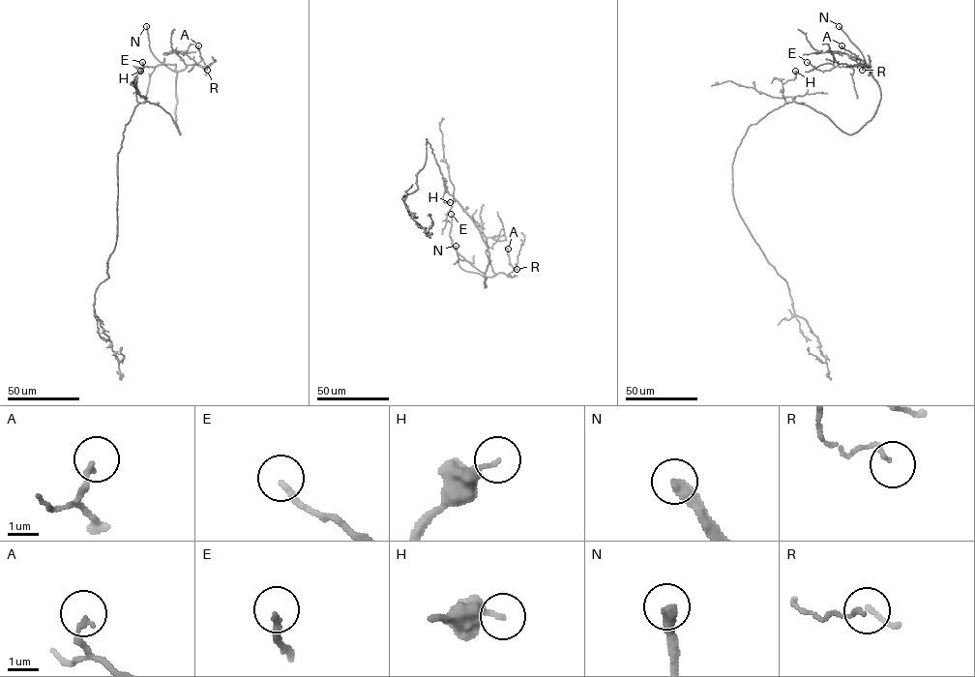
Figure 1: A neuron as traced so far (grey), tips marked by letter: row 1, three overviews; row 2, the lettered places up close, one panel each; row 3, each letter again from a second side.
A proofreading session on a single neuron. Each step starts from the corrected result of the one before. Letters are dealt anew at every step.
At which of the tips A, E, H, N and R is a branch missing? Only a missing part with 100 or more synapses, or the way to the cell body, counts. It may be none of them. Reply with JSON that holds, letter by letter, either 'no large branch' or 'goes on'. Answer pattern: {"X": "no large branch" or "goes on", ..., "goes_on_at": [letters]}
{"A": "no large branch", "E": "no large branch", "H": "no large branch", "N": "goes on", "R": "no large branch", "goes_on_at": ["N"]}

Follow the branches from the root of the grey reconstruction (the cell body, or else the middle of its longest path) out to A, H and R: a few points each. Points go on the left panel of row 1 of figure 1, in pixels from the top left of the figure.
A: (127, 124), (135, 106), (148, 101), (170, 115), (180, 134), (176, 76), (188, 65), (205, 65), (198, 45)
H: (127, 124), (137, 103), (133, 79), (140, 71)
R: (127, 124), (135, 106), (148, 101), (170, 115), (180, 134), (175, 121), (177, 73), (191, 64), (207, 70)

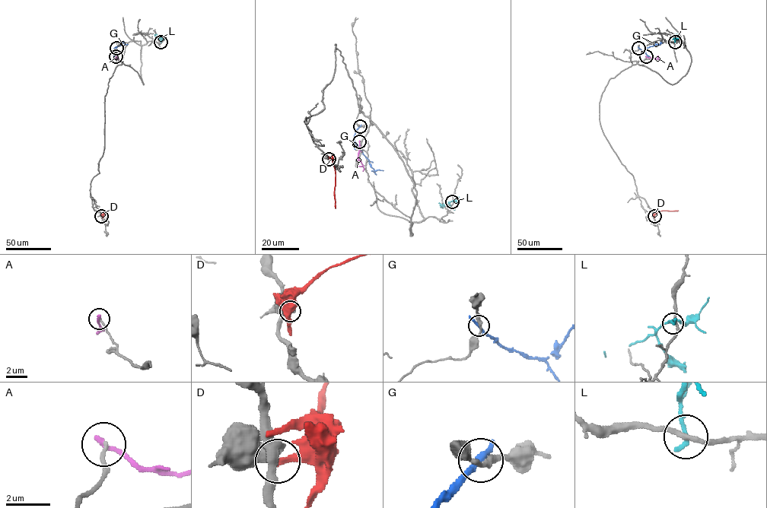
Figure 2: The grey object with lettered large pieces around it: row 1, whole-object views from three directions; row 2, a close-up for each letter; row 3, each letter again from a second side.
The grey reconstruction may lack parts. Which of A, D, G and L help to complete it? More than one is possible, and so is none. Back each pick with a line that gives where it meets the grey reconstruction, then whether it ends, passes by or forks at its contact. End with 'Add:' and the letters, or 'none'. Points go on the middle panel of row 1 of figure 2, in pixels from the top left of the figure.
Add: none

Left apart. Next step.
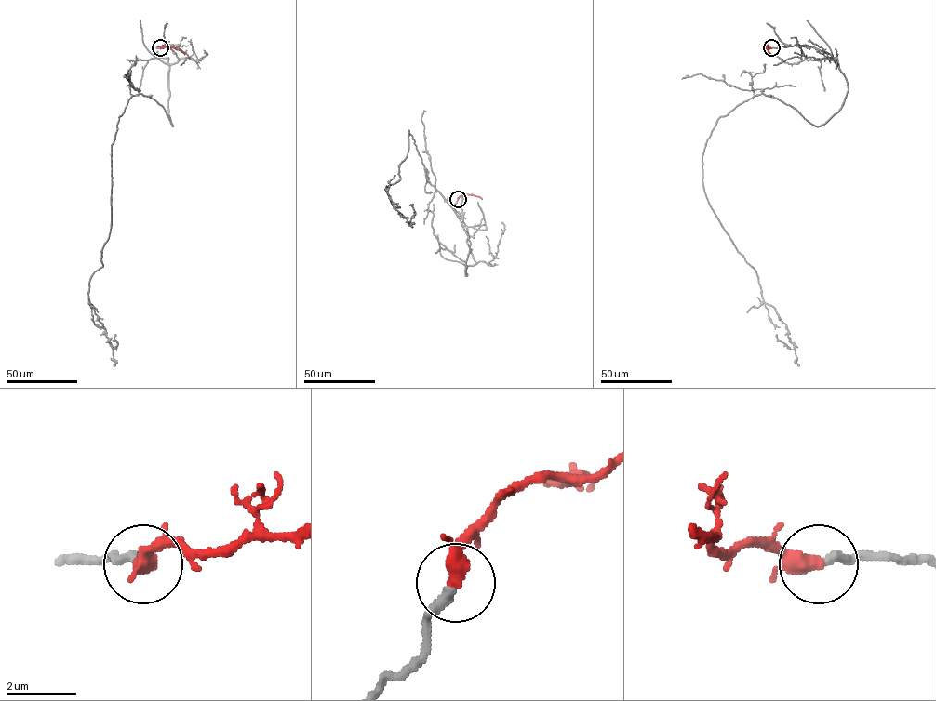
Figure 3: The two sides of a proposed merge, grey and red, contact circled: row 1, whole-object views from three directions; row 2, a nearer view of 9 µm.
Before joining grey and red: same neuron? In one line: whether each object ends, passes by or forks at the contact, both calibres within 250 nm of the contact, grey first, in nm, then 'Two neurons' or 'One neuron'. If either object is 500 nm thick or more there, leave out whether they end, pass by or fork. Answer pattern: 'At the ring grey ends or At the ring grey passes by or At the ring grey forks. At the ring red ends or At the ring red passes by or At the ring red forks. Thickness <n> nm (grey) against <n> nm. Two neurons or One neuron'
At the ring grey ends. At the ring red passes by. Thickness 280 nm (grey) against 360 nm. One neuron

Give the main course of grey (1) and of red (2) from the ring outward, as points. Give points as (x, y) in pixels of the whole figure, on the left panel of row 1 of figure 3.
1: (160, 47), (179, 59), (172, 125), (153, 99), (128, 99), (89, 283), (113, 349), (115, 334)
2: (160, 47), (174, 47), (184, 54)

